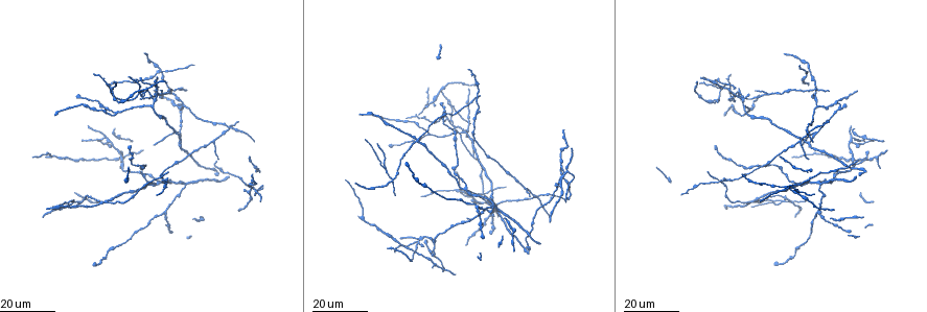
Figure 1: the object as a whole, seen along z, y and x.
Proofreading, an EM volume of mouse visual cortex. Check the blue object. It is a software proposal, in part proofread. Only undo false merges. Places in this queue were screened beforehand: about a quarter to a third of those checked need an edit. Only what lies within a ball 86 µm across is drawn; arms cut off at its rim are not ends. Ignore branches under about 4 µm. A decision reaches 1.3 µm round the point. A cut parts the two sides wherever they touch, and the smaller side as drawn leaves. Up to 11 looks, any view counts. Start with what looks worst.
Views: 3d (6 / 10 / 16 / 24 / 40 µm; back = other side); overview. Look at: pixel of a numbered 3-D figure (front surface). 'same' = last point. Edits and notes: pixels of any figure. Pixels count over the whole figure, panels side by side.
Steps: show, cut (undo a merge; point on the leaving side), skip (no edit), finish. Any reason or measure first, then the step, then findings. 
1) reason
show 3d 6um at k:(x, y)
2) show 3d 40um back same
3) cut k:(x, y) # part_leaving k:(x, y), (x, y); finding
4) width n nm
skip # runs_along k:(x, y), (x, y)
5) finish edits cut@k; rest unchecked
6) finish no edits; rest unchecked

three-way junction
show 3d 24um at 1:(853, 138)

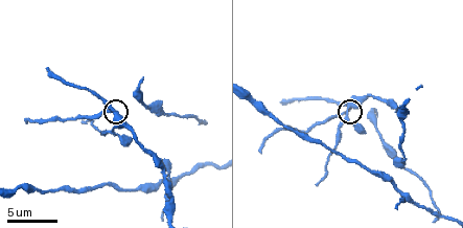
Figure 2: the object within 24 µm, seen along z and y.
zoom in
show 3d 6um at 2:(114, 113)

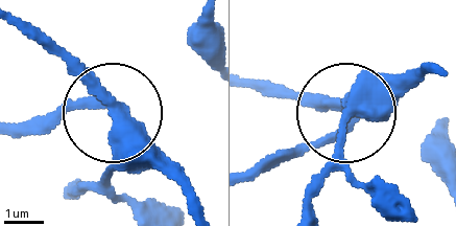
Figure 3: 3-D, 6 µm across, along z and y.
width 300 nm
cut 3:(64, 103) # part_leaving 3:(118, 106), (71, 106), (21, 122); a second cell is stuck on

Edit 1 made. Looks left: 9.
show overview

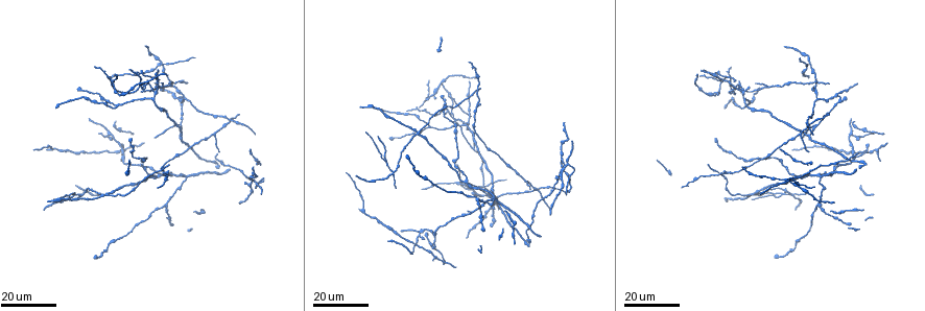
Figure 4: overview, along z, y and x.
four-way junction
show 3d 16um at 4:(417, 132)

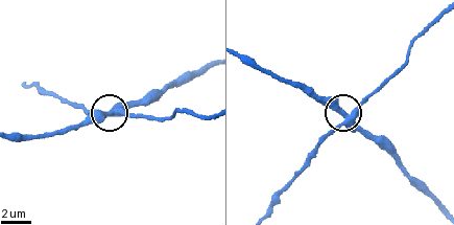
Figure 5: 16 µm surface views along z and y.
zoom in
show 3d 6um at 5:(343, 125)

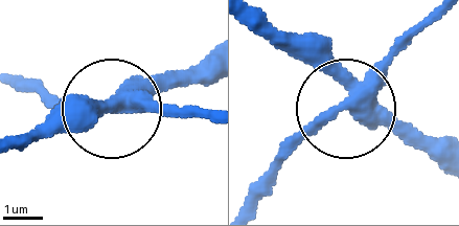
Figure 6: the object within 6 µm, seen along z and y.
cut 6:(315, 133) # part_leaving 6:(360, 100), (293, 151), (262, 201); two cells meet here

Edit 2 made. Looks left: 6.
three-way junction
show 3d 24um at 4:(802, 135)

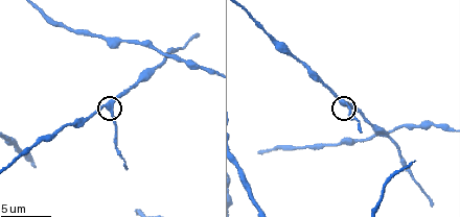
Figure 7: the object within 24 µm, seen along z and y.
zoom in
show 3d 10um at 7:(112, 107)

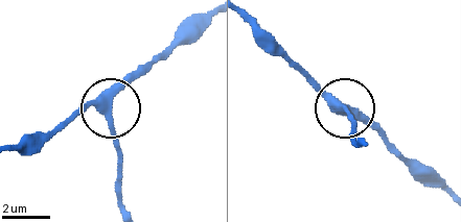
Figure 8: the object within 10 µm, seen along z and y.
arms 3
skip # one cell here

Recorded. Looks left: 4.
two arms in line, one across
show 3d 24um at 4:(180, 124)

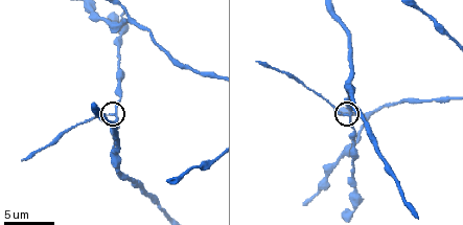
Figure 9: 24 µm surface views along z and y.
show 3d 6um at 9:(349, 116)

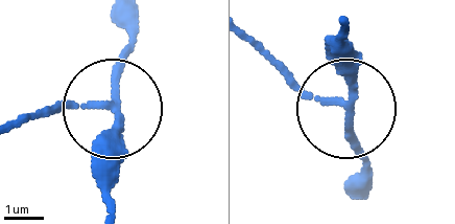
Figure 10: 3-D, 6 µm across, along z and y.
cut 10:(57, 106) # part_leaving 10:(101, 108), (15, 118); a second cell is stuck on

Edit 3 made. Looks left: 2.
finish edits cut@3, cut@6, cut@10; rest unchecked

